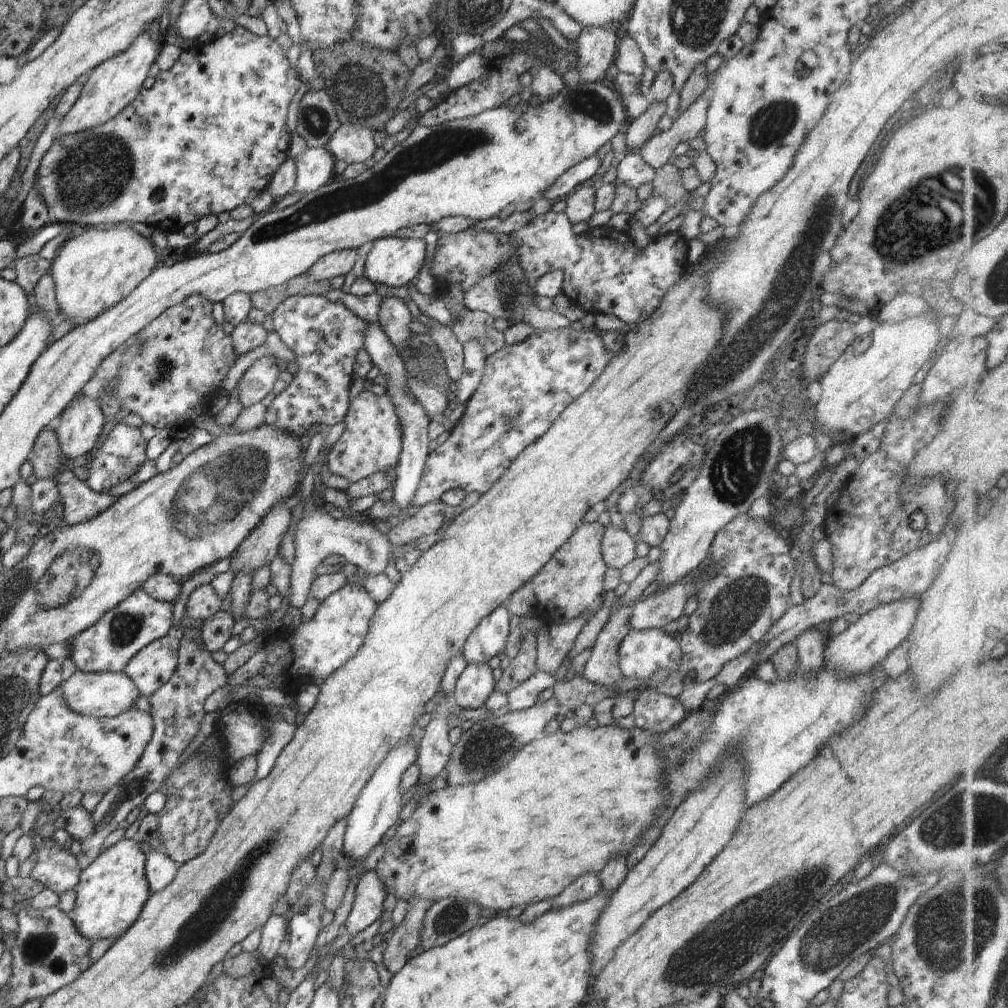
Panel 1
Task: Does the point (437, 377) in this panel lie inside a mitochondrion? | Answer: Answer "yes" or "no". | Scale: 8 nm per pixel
yes

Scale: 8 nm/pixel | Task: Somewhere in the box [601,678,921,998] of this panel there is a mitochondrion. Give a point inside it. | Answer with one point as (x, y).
(839, 933)

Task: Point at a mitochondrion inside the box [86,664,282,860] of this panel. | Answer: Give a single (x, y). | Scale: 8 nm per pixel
(137, 784)

